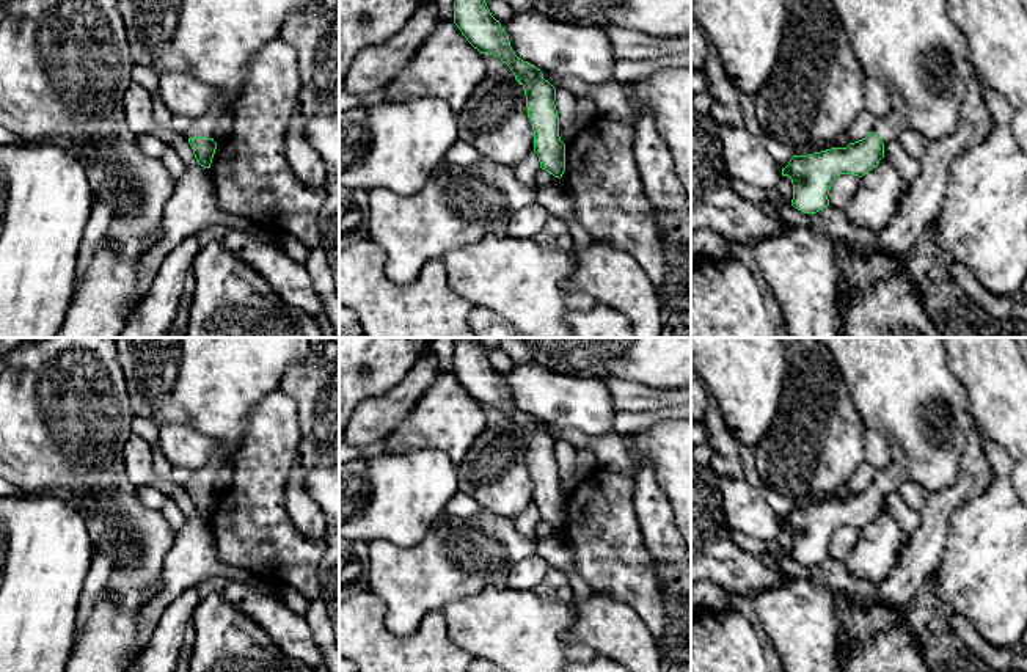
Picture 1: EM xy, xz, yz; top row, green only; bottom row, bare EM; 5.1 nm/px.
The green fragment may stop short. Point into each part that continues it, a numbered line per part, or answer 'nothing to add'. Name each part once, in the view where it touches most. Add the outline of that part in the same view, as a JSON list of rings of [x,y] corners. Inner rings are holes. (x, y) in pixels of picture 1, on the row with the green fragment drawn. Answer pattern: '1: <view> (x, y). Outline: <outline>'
1: xy (211, 40). Outline: [[[118,0],[126,24],[129,52],[135,64],[149,66],[159,77],[185,72],[210,85],[218,102],[196,118],[185,137],[214,138],[217,116],[232,110],[234,99],[247,83],[250,58],[280,36],[284,20],[312,0]]]

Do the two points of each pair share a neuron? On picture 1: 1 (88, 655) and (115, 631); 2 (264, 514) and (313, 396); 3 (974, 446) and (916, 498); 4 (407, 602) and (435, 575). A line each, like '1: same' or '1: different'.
1: same
2: different
3: different
4: same

